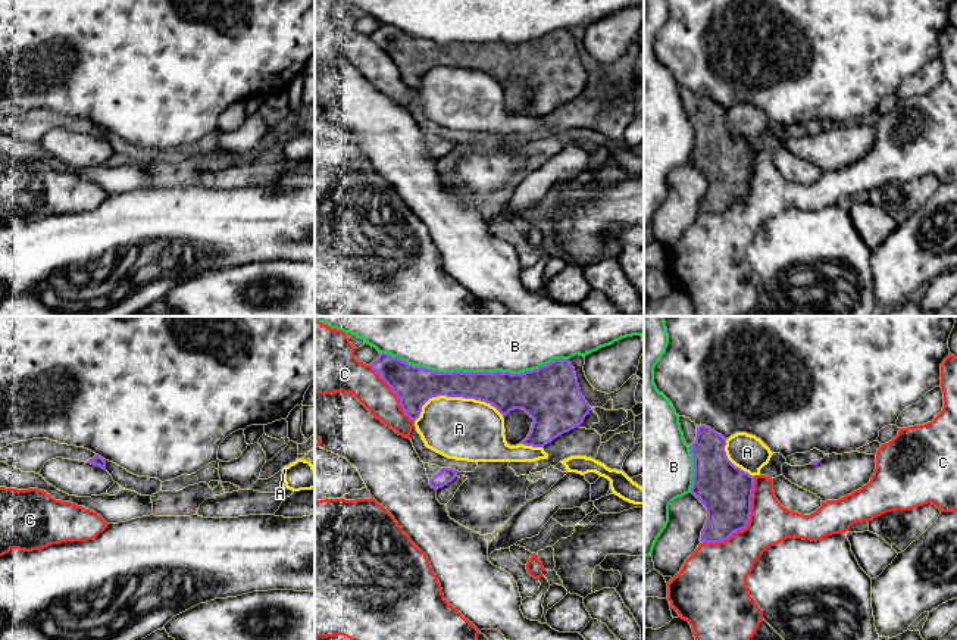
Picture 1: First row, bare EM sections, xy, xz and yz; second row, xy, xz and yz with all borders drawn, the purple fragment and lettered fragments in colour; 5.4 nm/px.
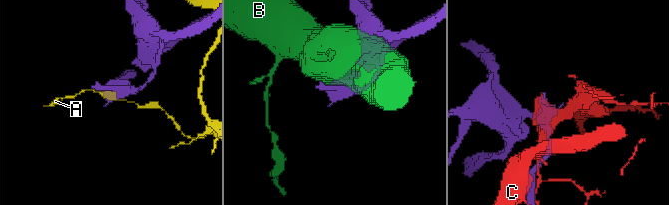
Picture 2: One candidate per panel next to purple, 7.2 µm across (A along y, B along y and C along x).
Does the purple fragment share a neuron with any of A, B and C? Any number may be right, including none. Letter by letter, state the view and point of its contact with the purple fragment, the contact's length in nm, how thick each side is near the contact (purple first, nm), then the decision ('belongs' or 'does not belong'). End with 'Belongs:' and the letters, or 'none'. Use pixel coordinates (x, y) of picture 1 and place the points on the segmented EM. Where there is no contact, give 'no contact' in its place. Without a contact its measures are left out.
A: meets purple in xz at (456, 396); contact 480 nm long; 220 nm thick on the purple side, 340 nm on the other; does not belong
B: meets purple in xz at (474, 372); contact 1050 nm long; 220 nm thick on the purple side, 500 nm on the other; does not belong
C: meets purple in yz at (747, 524); contact 460 nm long; 280 nm thick on the purple side, 260 nm on the other; does not belong
Belongs: none

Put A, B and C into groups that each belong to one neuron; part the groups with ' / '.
A / B / C

